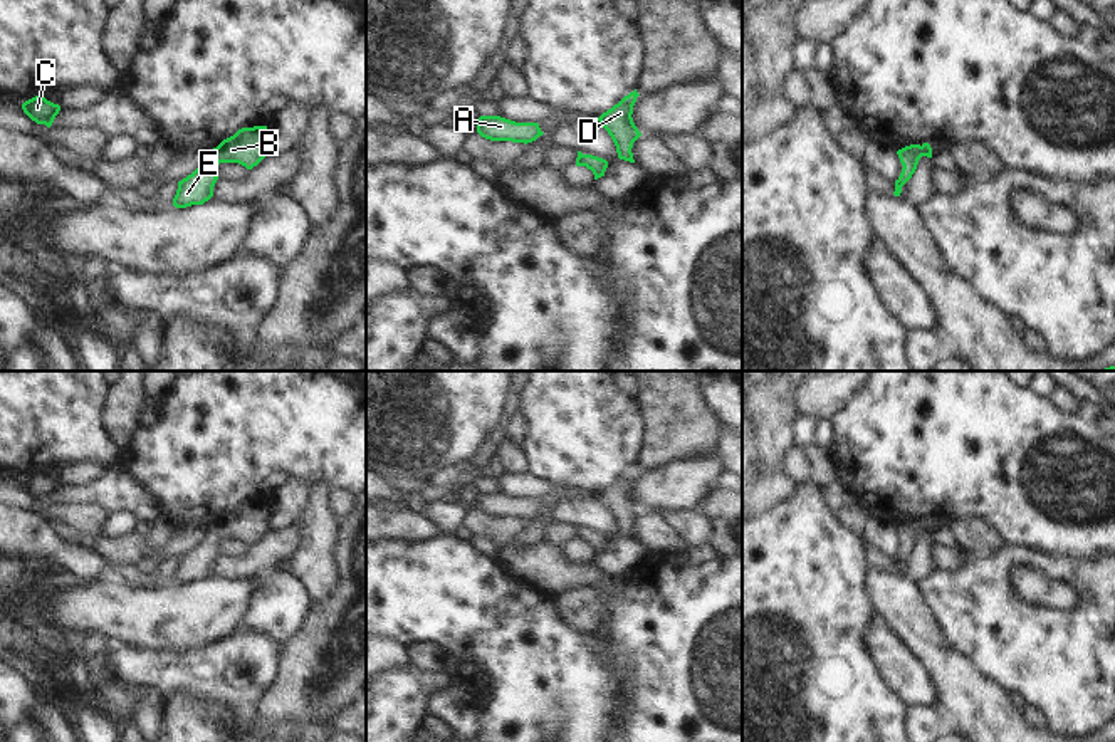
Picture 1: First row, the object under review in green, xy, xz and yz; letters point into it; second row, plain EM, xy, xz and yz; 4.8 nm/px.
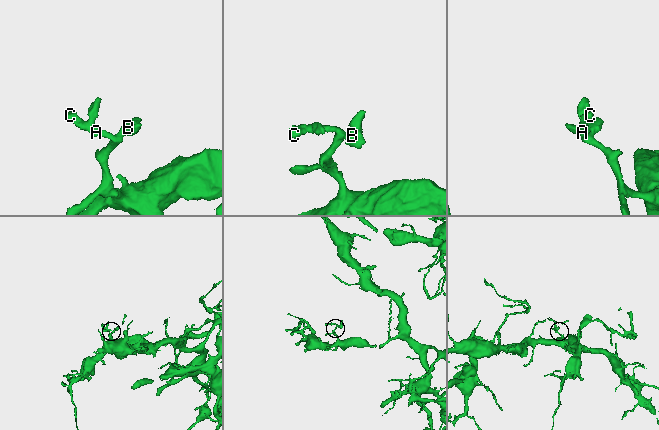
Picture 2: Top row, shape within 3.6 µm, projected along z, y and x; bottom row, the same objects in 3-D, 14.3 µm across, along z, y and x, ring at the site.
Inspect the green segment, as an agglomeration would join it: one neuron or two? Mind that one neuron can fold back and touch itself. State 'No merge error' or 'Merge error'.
No merge error

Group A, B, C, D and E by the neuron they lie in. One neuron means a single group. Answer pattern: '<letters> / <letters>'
A B C D E

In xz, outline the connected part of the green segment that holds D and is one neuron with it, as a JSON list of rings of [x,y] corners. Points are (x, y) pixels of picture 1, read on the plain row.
[[[635,465],[598,494],[598,497],[611,512],[618,534],[630,539],[635,539],[631,529],[633,519],[641,512],[631,494],[638,472],[640,470]]]

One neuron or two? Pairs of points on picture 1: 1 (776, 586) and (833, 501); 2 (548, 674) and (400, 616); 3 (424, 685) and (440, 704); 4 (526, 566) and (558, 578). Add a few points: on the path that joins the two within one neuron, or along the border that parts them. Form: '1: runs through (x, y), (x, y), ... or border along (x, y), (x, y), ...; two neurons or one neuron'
1: border along (820, 487), (823, 501), (835, 512); two neurons
2: runs through (511, 637), (486, 616), (437, 616); one neuron
3: border along (449, 684), (430, 697), (425, 710); two neurons
4: runs through (534, 566), (543, 566), (549, 571); one neuron

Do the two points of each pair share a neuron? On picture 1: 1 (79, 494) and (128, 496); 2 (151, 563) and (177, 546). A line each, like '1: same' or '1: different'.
1: same
2: same

